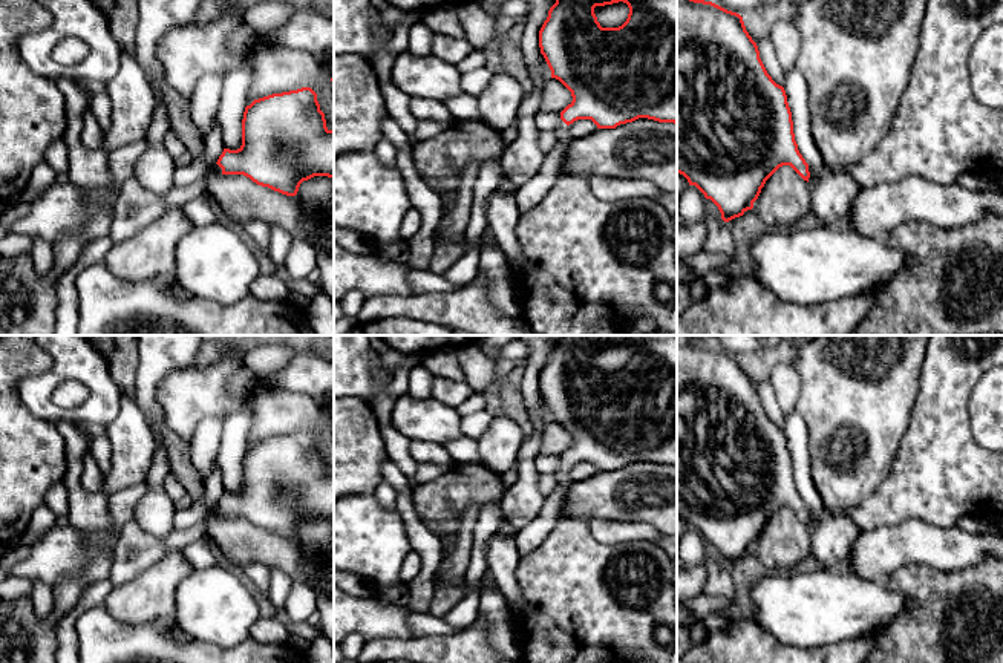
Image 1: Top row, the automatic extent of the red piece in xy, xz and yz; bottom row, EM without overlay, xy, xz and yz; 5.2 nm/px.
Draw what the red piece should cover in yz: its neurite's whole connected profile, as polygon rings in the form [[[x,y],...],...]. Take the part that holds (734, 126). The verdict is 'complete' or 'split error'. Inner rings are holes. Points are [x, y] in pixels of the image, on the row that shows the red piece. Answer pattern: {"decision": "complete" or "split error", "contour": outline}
{"decision": "complete", "contour": [[[677,0],[677,173],[711,199],[729,222],[753,208],[766,181],[782,165],[790,165],[809,182],[809,164],[795,141],[786,90],[767,73],[743,17],[712,2]]]}

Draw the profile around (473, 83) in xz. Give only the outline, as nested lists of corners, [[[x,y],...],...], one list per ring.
[[[482,66],[461,75],[462,92],[478,98],[493,78],[493,72]]]

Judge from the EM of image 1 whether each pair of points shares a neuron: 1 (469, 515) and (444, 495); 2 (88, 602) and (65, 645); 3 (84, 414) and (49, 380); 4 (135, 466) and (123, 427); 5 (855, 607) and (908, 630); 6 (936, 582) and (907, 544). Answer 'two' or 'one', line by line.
1: two
2: one
3: one
4: one
5: two
6: two

